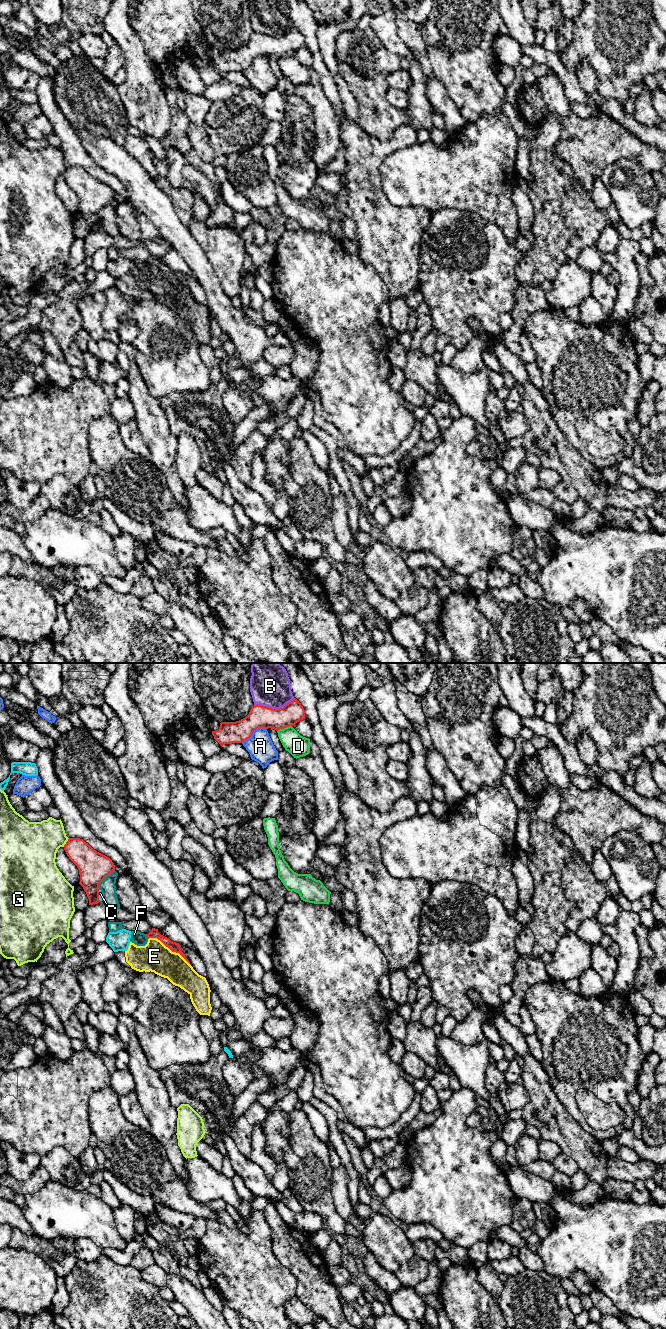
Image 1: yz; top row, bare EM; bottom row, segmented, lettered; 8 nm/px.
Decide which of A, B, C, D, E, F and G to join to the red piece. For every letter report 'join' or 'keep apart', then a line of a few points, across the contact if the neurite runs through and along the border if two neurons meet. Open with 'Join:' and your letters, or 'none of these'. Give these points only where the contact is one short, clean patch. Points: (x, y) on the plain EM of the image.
Join: none of these
A: keep apart
B: keep apart
C: keep apart
D: keep apart
E: keep apart | yz (148, 266), (159, 267), (172, 279), (177, 280), (190, 293)
F: keep apart
G: keep apart

